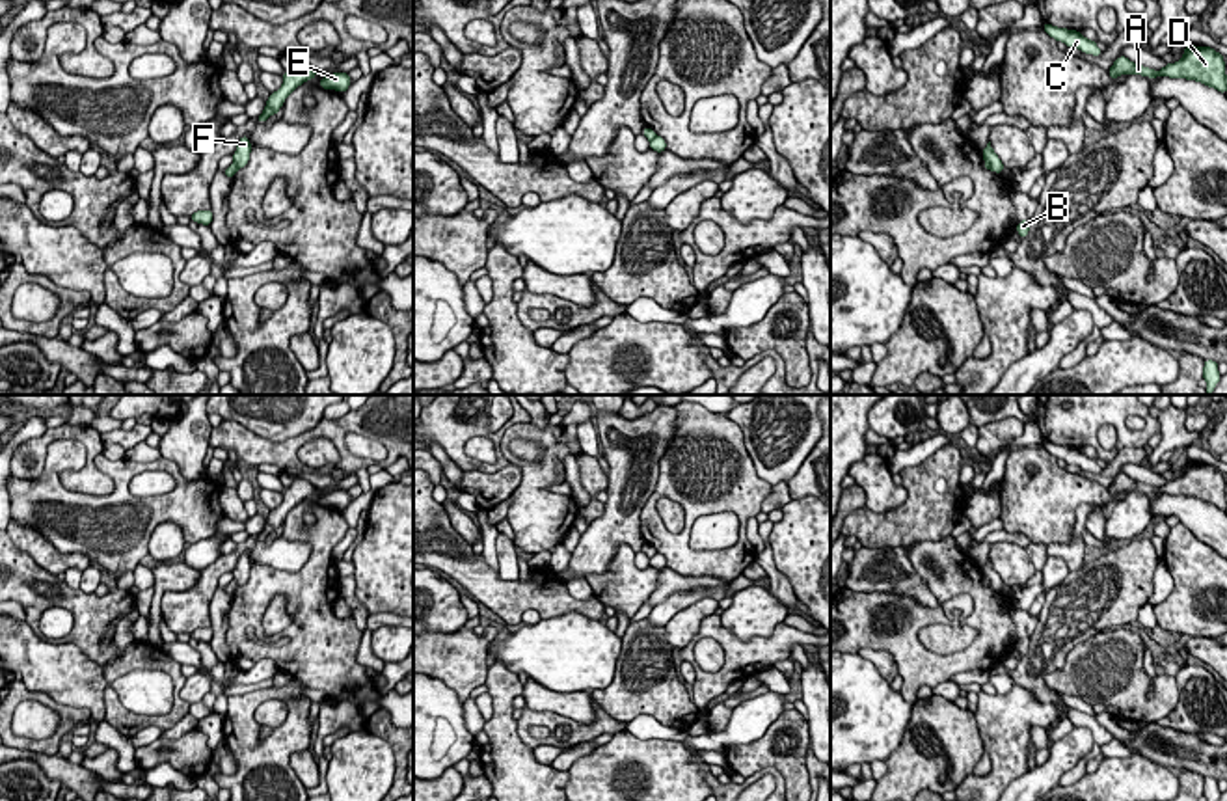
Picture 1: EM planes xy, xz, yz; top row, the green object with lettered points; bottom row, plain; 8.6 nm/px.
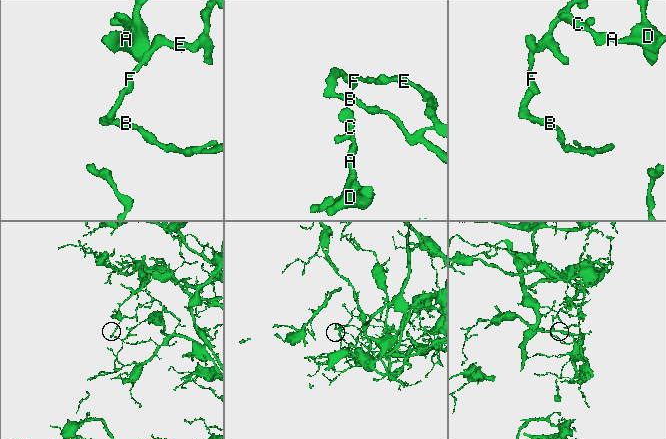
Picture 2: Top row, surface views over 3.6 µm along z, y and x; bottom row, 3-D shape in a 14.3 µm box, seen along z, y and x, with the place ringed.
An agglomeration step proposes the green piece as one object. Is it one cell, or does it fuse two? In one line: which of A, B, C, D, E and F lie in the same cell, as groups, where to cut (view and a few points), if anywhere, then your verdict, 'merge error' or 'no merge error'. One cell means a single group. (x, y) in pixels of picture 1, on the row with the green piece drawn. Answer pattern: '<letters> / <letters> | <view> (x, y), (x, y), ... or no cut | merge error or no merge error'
A B C D / E F | yz (985, 159), (991, 168) | merge error

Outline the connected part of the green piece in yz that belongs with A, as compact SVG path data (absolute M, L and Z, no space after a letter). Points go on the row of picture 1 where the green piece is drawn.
M1186 45L1184 56L1175 63L1166 63L1164 69L1154 71L1143 65L1136 65L1126 56L1119 56L1108 71L1110 78L1119 75L1141 75L1149 78L1169 76L1169 78L1186 78L1201 82L1208 88L1227 93L1227 75L1225 61L1220 52L1212 47L1193 47Z

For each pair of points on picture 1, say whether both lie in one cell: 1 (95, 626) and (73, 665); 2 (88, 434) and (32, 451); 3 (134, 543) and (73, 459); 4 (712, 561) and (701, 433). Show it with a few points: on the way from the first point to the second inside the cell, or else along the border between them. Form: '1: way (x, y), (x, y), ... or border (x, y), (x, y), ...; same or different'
1: border (51, 641), (77, 645), (103, 669), (110, 684); different
2: way (75, 433), (54, 433), (45, 440); same
3: way (107, 528), (90, 524), (54, 488), (54, 481); same
4: way (684, 541), (684, 531), (701, 492), (701, 468); same

